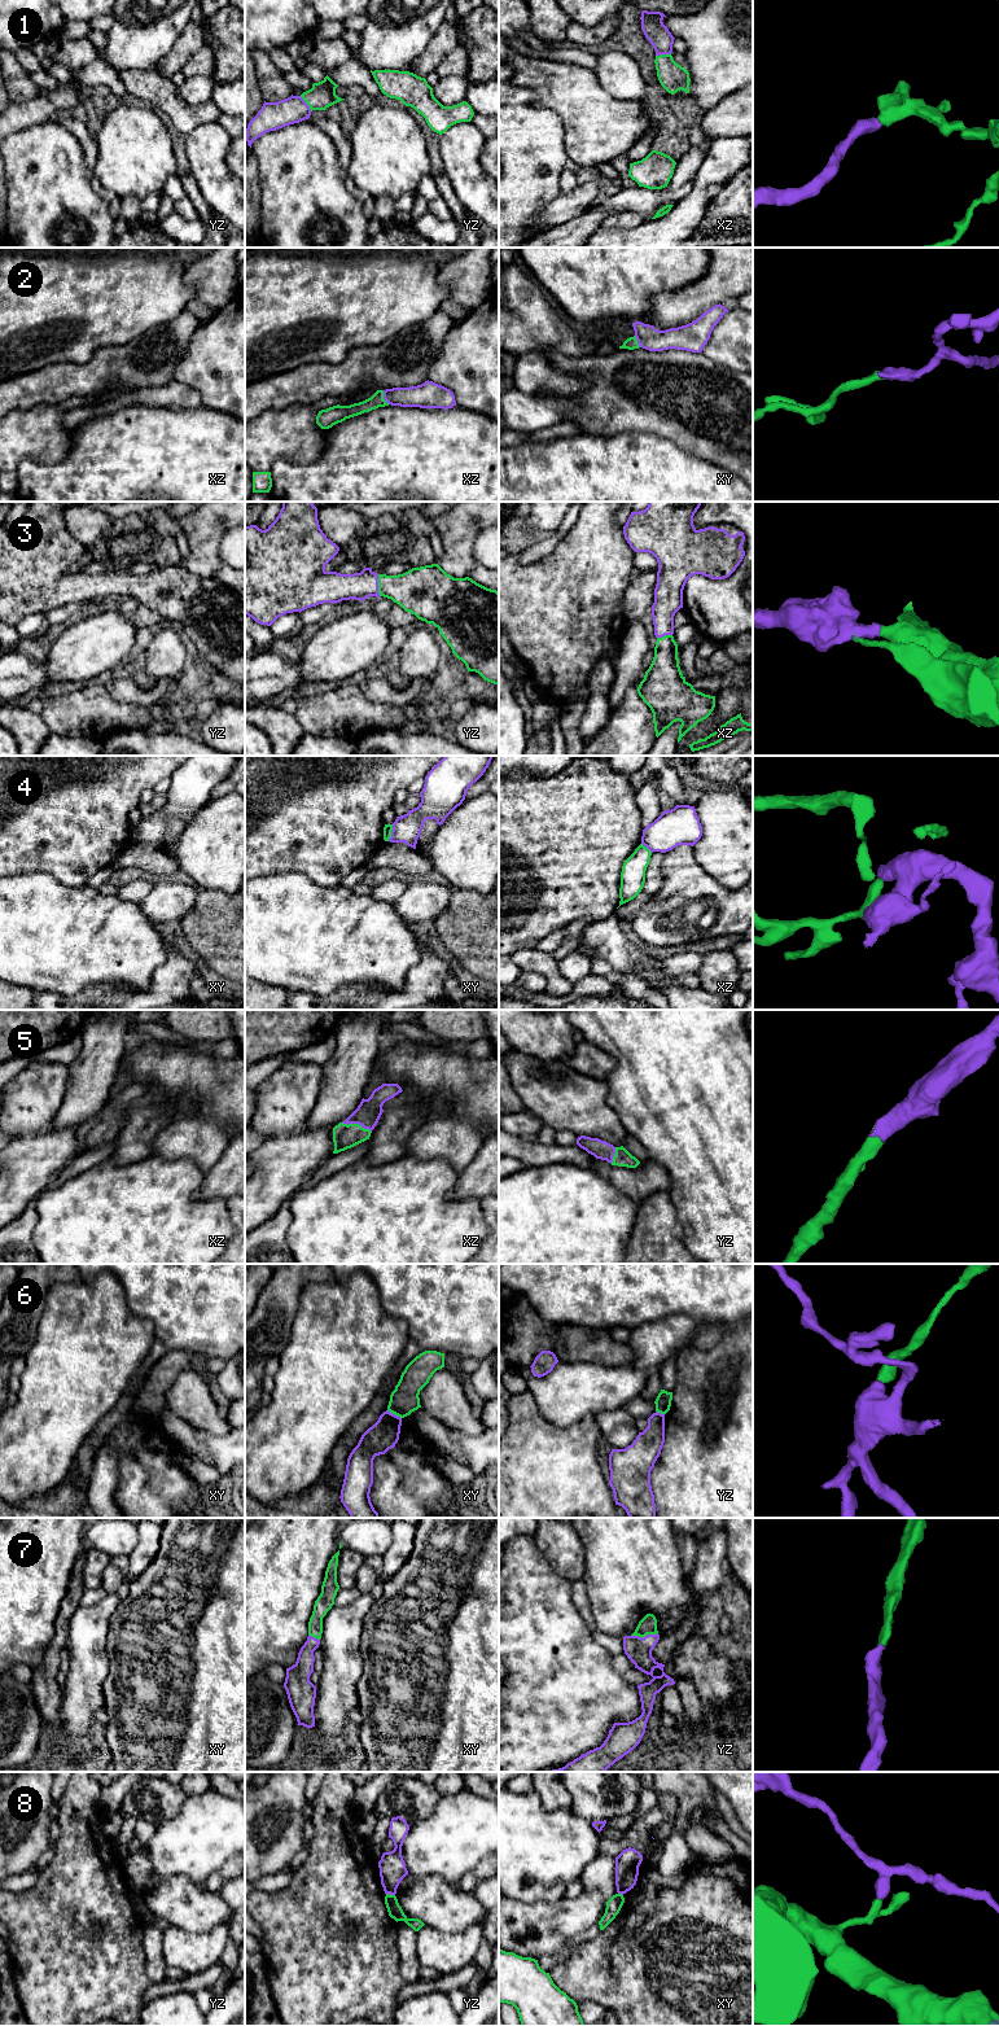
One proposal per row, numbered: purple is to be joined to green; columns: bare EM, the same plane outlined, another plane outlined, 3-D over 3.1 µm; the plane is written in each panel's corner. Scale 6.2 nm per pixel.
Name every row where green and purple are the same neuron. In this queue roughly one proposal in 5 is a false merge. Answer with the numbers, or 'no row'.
1, 2, 3, 5, 7

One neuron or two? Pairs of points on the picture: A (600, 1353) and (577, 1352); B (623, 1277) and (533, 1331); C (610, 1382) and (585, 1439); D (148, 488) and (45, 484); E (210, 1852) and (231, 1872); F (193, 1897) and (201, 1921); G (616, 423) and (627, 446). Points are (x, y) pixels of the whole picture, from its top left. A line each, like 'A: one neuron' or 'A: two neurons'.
A: one neuron
B: two neurons
C: two neurons
D: one neuron
E: two neurons
F: one neuron
G: two neurons

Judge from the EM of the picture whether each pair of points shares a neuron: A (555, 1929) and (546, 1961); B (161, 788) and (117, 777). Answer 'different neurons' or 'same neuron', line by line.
A: different neurons
B: different neurons

